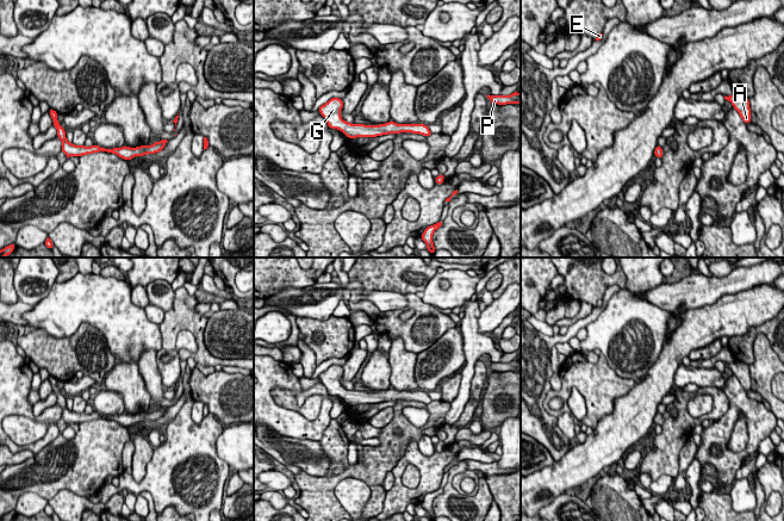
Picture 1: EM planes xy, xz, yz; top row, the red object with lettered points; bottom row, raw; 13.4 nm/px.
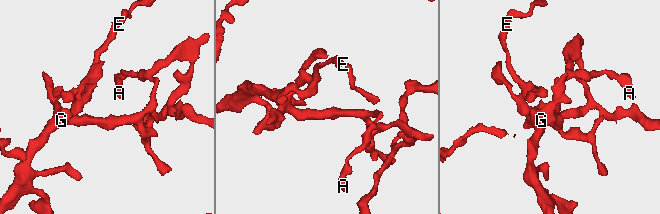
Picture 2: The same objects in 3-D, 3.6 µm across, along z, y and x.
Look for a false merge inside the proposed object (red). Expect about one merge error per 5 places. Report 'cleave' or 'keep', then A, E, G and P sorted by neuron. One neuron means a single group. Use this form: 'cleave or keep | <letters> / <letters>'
keep | A E G P

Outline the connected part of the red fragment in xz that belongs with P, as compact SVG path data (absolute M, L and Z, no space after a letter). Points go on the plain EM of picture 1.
M514 359L510 362L486 362L492 371L506 372L506 371L521 371L521 361L518 359Z

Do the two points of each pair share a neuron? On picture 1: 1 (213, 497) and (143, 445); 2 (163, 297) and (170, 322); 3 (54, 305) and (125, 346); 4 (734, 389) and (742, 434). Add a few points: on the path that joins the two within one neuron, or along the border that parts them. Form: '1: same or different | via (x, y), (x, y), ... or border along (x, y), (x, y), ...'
1: different | border along (154, 448), (142, 478)
2: different | border along (175, 291), (173, 305), (165, 312)
3: same | via (72, 305), (87, 305), (110, 328)
4: different | border along (741, 410), (728, 440)

